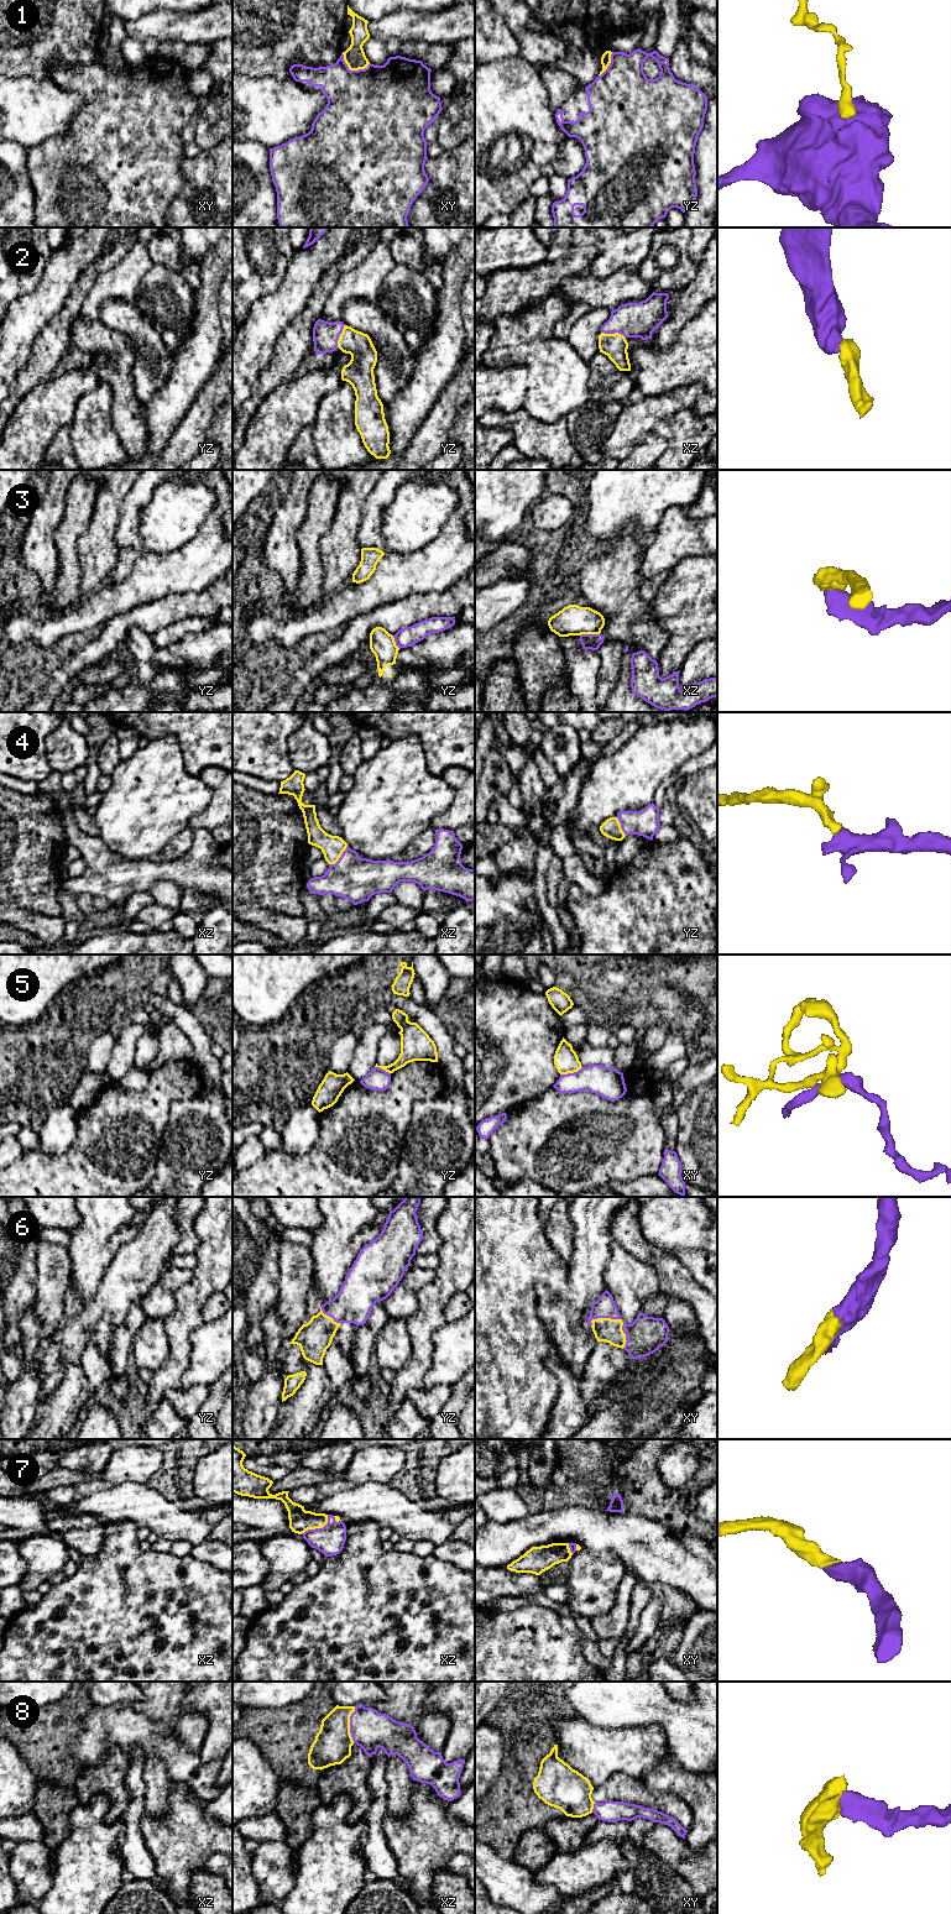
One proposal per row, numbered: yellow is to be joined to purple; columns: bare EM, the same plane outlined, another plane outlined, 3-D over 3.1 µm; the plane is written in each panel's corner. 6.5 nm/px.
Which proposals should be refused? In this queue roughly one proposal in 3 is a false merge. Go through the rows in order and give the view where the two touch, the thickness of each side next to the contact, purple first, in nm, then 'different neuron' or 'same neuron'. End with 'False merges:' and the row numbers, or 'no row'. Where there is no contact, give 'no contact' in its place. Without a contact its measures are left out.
1: contact in xy; calibres 500 and 140 nm; different neuron
2: contact in xz; calibres 220 and 160 nm; same neuron
3: contact in xz; calibres 100 and 200 nm; different neuron
4: contact in xz; calibres 280 and 140 nm; same neuron
5: contact in xy; calibres 200 and 160 nm; different neuron
6: contact in xy; calibres 140 and 160 nm; same neuron
7: contact in xz; calibres 190 and 140 nm; same neuron
8: contact in xz; calibres 260 and 240 nm; same neuron
False merges: 1, 3, 5

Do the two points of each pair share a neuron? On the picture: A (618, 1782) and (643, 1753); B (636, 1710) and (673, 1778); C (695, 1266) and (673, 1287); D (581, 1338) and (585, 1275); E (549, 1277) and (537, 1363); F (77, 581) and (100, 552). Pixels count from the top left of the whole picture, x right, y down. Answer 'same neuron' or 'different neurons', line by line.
A: different neurons
B: different neurons
C: different neurons
D: same neuron
E: same neuron
F: same neuron

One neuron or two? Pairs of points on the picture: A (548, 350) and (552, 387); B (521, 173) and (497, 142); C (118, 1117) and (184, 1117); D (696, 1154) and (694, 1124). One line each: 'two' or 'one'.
A: one
B: one
C: two
D: one

